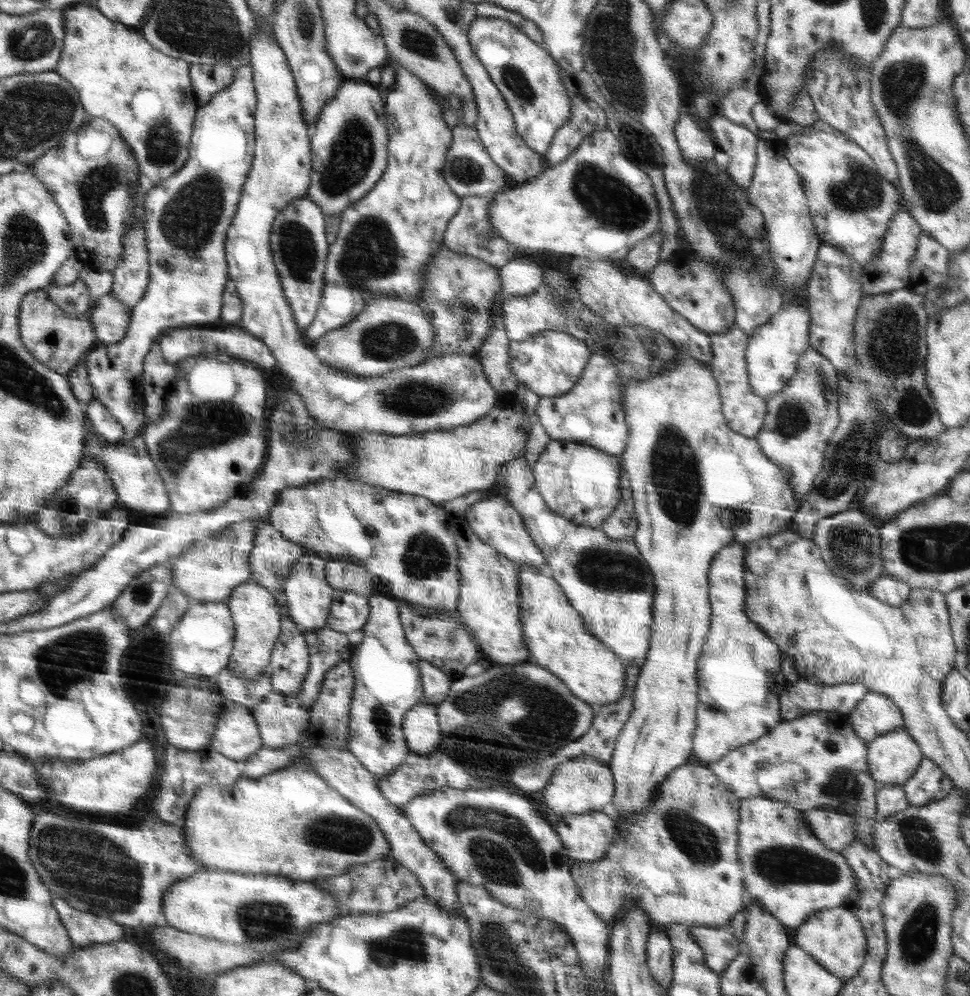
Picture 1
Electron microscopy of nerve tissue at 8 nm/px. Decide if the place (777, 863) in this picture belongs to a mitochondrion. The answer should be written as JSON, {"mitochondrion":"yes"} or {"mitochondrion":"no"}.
{"mitochondrion":"yes"}

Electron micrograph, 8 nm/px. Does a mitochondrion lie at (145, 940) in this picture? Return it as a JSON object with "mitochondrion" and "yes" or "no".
{"mitochondrion":"no"}

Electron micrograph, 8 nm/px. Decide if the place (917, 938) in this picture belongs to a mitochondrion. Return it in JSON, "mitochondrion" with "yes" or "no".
{"mitochondrion":"yes"}

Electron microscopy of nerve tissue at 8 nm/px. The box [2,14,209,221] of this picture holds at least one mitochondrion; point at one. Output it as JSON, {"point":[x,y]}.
{"point":[32,42]}

